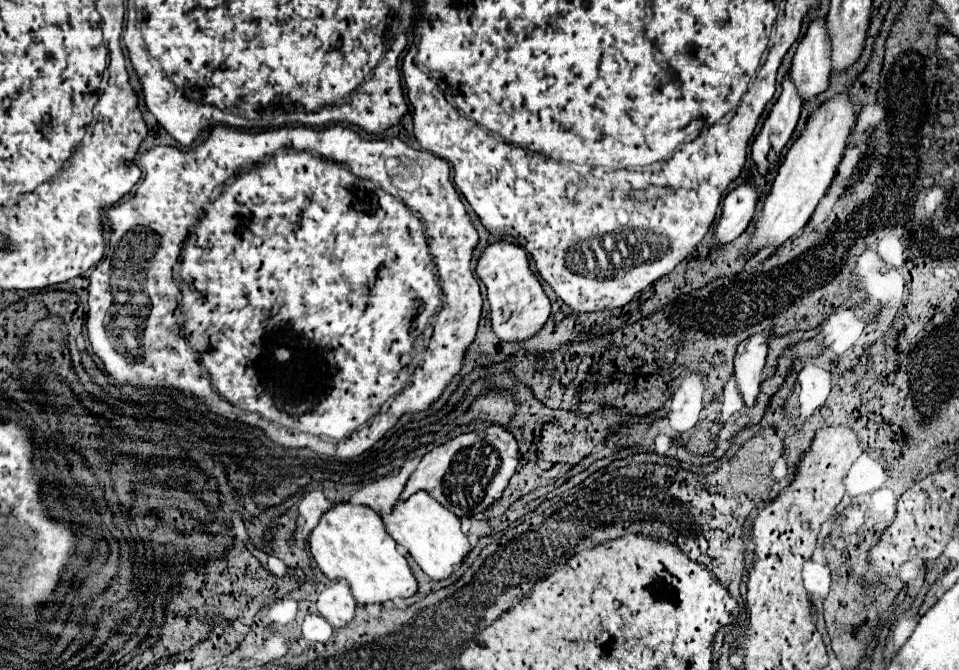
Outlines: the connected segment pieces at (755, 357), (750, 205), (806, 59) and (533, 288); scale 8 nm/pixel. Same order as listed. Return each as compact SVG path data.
M754 334L752 338L744 340L738 346L734 358L734 380L748 408L754 406L756 396L760 392L762 370L766 364L766 346L768 346L768 338L760 338L758 334Z
M742 184L726 196L710 252L716 252L724 244L736 240L748 228L756 210L756 202L758 190L754 184Z
M826 20L812 22L806 36L798 44L798 52L792 62L792 82L798 88L802 104L812 102L828 88L828 36Z
M508 242L490 244L482 258L478 260L476 274L488 288L488 302L492 310L492 330L504 342L526 344L534 338L552 316L552 306L548 296L544 294L538 278L532 274L528 266L528 254L520 246L512 246Z

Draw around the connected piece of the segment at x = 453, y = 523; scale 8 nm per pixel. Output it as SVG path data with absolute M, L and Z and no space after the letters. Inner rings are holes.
M416 492L406 502L398 502L392 514L382 518L392 538L410 552L416 564L432 580L450 578L472 550L472 544L468 542L466 534L460 530L460 518L456 518L456 514L452 514L450 510L444 510L444 506L440 506L430 494Z

